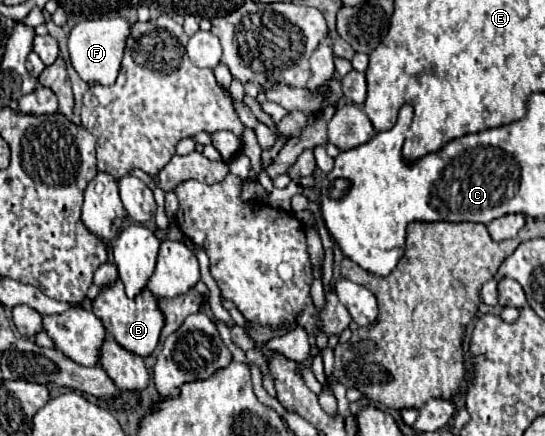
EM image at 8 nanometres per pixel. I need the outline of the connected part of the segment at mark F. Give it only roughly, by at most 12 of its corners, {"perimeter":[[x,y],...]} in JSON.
{"perimeter":[[93,19],[69,35],[85,83],[113,85],[131,23]]}

